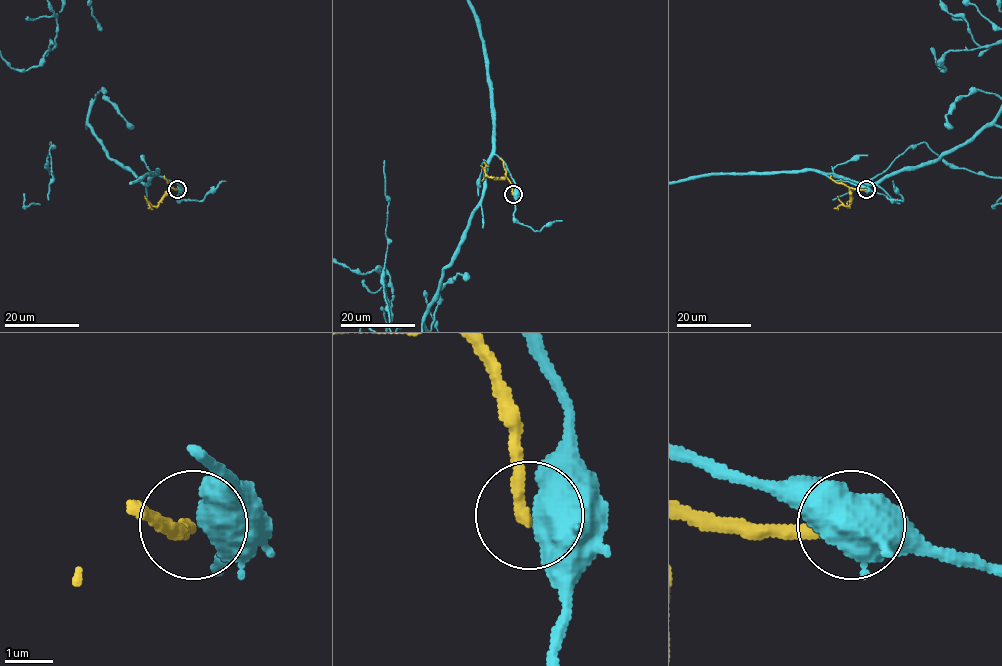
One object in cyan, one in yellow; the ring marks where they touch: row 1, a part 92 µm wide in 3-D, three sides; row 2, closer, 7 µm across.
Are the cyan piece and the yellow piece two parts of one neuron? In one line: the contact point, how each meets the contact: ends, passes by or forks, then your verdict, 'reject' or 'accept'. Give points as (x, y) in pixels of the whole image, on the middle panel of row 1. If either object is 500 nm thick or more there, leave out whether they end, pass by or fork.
at (513, 194); reject

